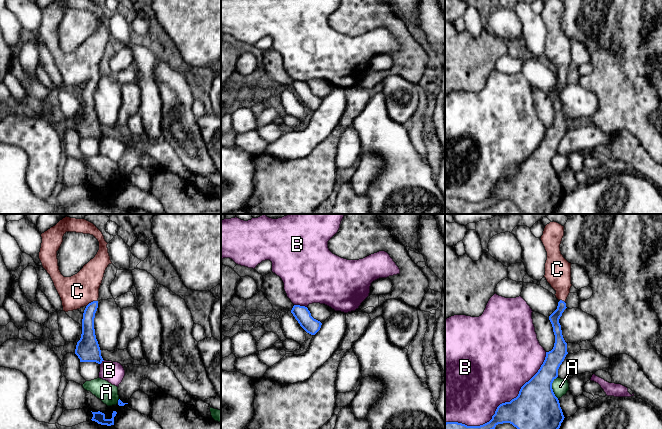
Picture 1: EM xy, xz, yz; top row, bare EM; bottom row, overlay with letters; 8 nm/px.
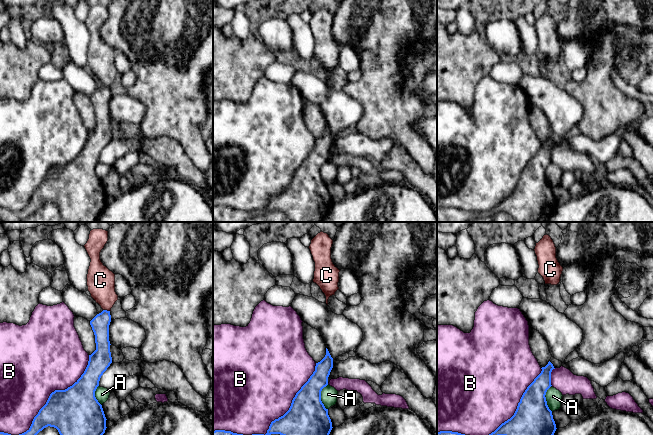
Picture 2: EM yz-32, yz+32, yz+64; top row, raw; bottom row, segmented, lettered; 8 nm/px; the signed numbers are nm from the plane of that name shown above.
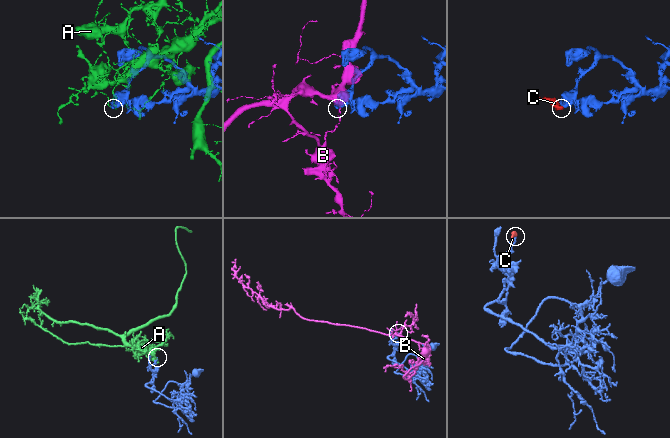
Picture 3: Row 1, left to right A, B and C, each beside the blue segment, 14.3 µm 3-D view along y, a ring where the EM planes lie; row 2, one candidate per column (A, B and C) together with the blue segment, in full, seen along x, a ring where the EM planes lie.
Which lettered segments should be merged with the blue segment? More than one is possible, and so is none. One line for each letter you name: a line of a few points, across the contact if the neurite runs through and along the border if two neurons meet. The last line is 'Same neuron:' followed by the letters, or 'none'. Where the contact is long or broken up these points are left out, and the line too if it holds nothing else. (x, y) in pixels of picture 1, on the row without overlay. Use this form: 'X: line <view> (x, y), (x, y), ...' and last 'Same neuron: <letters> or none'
C: line xy (88, 108), (88, 91), (91, 78), (80, 67), (77, 67)
Same neuron: C

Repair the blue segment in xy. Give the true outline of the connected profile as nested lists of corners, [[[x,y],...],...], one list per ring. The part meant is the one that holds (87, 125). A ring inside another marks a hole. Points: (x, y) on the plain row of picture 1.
[[[56,0],[42,9],[41,13],[39,35],[61,74],[63,87],[86,83],[82,95],[82,110],[77,118],[75,130],[80,138],[101,140],[104,136],[95,111],[94,94],[98,84],[99,64],[106,44],[112,39],[108,29],[108,19],[94,0]],[[66,8],[90,10],[99,18],[99,26],[95,33],[71,53],[64,53],[61,50],[57,35],[57,27]]]

